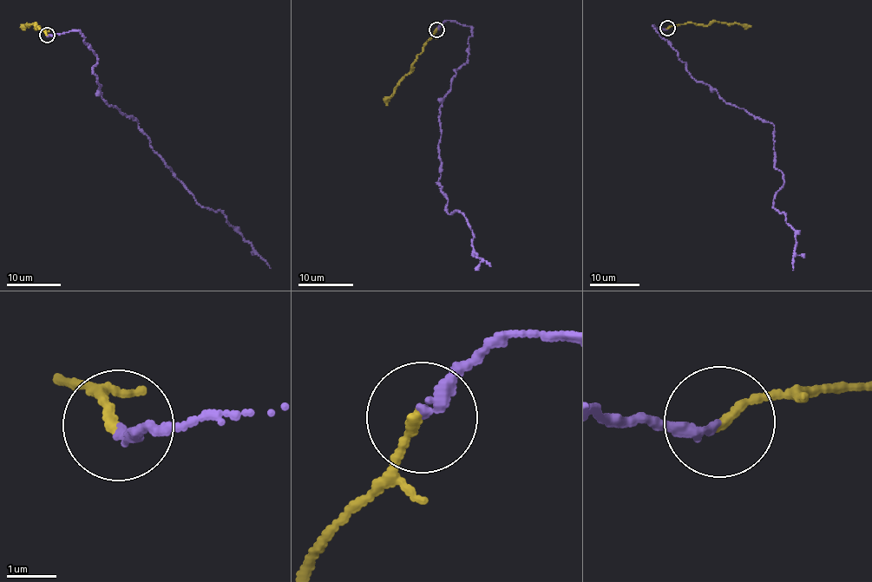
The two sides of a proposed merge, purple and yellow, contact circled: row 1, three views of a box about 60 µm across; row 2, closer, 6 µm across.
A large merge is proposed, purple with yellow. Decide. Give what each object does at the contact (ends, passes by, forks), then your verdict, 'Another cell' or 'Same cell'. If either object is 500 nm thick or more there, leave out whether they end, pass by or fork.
At the ring purple ends. At the ring yellow ends. Same cell

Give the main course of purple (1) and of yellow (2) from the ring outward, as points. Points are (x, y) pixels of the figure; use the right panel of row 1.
1: (667, 29), (652, 26), (695, 80), (774, 126), (774, 165), (784, 182), (772, 202), (795, 232), (792, 270)
2: (667, 29), (689, 22), (710, 25), (717, 21), (751, 27)

